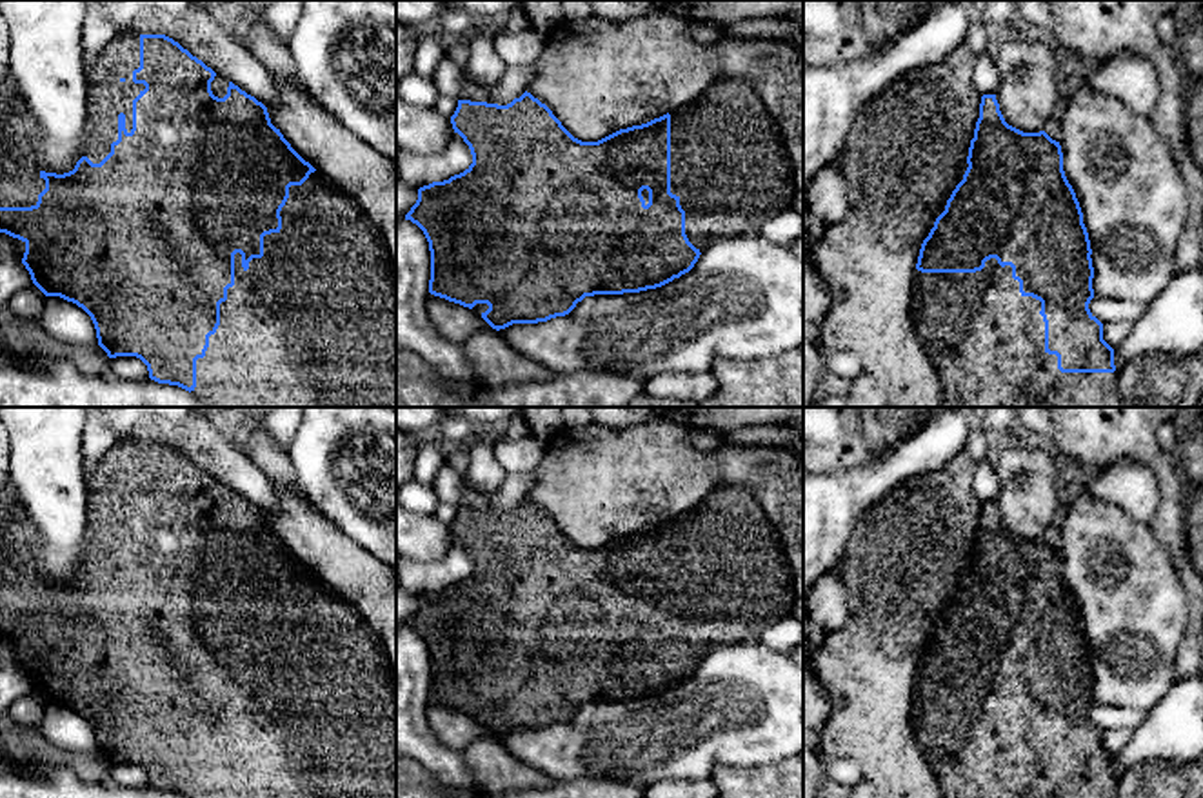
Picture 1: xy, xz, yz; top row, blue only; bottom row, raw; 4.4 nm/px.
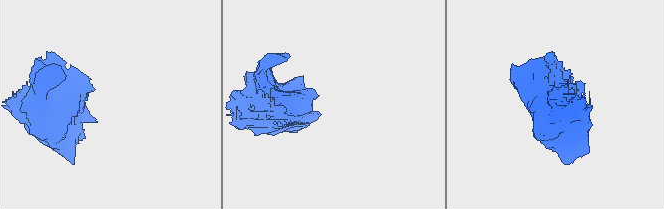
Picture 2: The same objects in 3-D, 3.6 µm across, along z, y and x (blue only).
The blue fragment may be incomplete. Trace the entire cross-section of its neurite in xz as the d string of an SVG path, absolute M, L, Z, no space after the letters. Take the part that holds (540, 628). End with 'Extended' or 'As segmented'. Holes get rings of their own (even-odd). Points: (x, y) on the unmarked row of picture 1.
M721 485L681 516L641 533L620 536L598 549L574 545L552 518L527 498L507 513L458 507L451 531L454 540L469 553L472 571L449 587L420 594L418 607L405 622L405 627L416 631L429 649L429 700L472 716L496 738L512 731L538 731L565 723L585 703L640 700L661 694L689 680L700 662L714 649L740 642L760 642L761 633L771 623L789 616L792 609L792 574L781 549L781 538L758 500L745 487L738 485Z. Extended

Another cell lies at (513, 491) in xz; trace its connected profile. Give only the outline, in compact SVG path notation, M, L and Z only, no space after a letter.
M507 473L502 485L491 494L483 494L465 484L458 507L507 513L527 498L531 484L532 473Z

